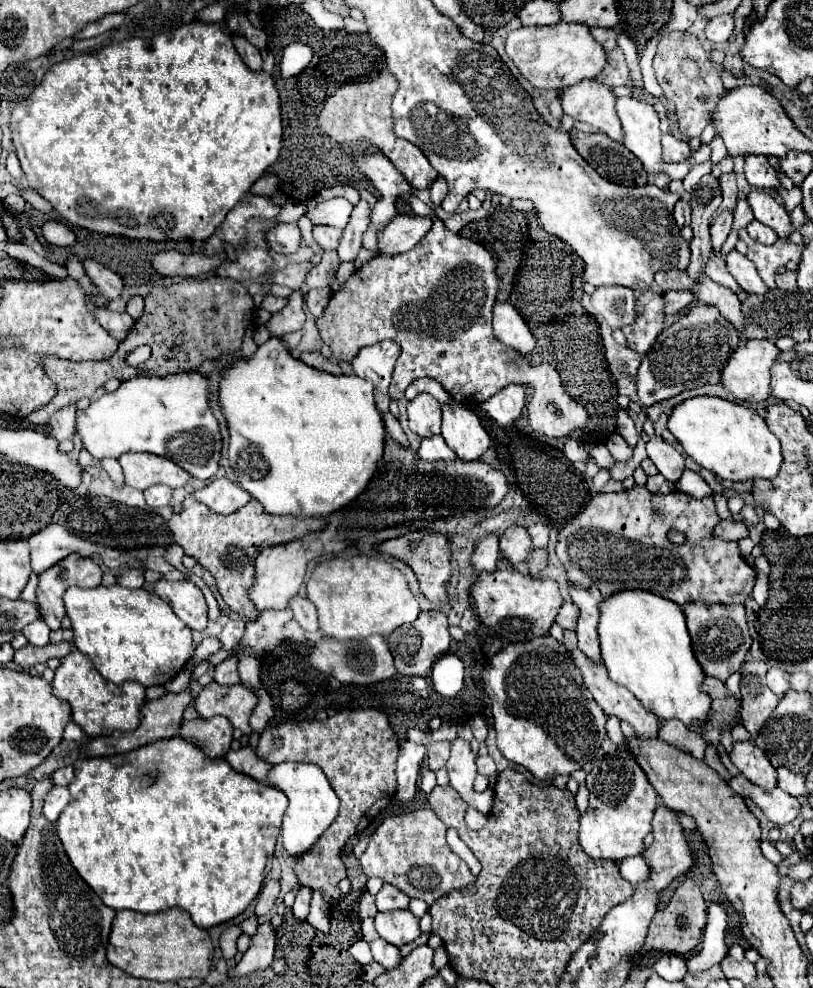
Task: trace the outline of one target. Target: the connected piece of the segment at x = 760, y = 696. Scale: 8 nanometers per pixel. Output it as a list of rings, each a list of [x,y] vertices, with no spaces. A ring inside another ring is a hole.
[[[748,661],[742,671],[742,725],[756,737],[778,705],[778,697],[766,685],[766,663]]]

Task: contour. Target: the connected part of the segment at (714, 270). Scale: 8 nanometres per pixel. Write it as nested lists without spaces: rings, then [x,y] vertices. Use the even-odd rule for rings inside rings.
[[[718,253],[710,257],[710,261],[708,261],[708,265],[706,265],[706,275],[708,275],[710,279],[714,279],[716,283],[728,287],[728,289],[734,291],[734,293],[742,291],[742,287],[740,287],[738,281],[732,277],[732,273],[726,269],[726,263],[724,263],[724,259],[722,259]]]

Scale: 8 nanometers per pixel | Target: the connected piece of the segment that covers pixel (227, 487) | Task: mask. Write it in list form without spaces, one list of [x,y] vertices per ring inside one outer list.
[[[224,477],[212,481],[204,489],[194,491],[192,495],[198,501],[206,503],[214,513],[220,513],[220,515],[230,515],[252,499],[238,483],[224,479]]]

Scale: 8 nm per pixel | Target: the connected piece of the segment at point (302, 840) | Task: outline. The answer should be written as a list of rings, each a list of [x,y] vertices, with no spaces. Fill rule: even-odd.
[[[280,763],[272,767],[268,773],[268,783],[280,791],[286,793],[290,799],[290,813],[288,813],[288,841],[284,841],[284,849],[298,857],[310,847],[316,845],[320,835],[334,823],[338,809],[340,809],[340,799],[336,791],[332,789],[328,777],[324,771],[316,765],[306,765],[306,763]]]

